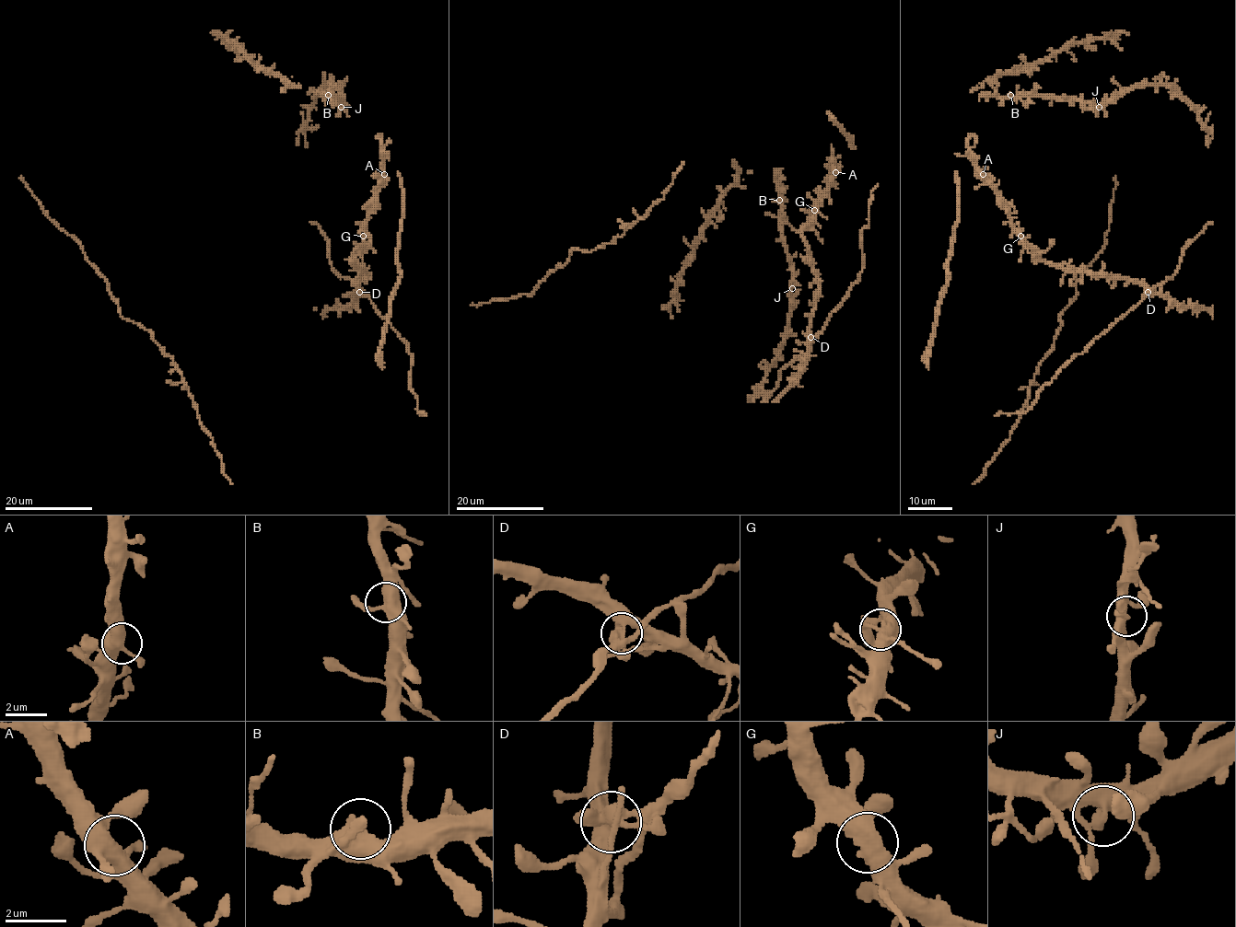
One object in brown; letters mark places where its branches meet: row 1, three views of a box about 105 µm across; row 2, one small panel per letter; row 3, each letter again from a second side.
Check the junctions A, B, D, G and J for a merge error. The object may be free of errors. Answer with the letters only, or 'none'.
none

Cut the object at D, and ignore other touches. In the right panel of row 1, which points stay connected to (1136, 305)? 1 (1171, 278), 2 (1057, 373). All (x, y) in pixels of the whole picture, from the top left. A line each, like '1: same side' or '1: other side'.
1: same side
2: same side

